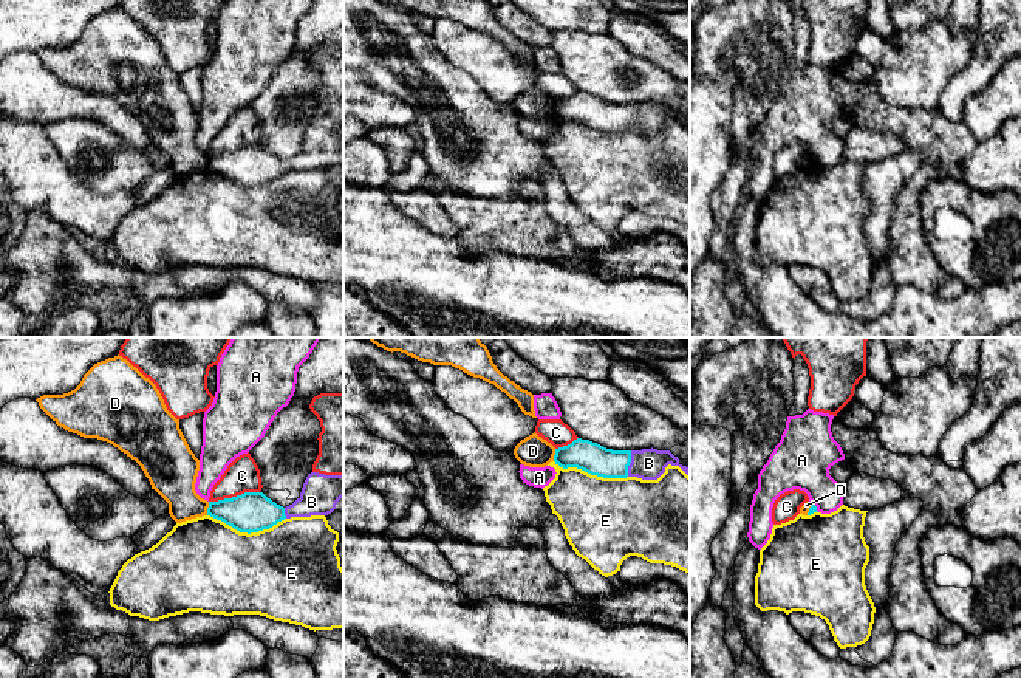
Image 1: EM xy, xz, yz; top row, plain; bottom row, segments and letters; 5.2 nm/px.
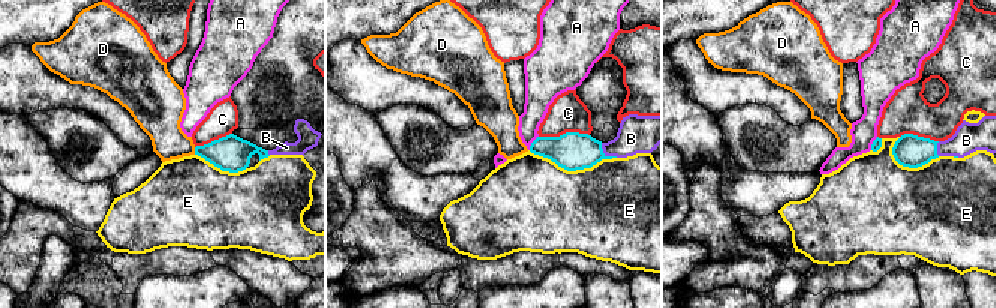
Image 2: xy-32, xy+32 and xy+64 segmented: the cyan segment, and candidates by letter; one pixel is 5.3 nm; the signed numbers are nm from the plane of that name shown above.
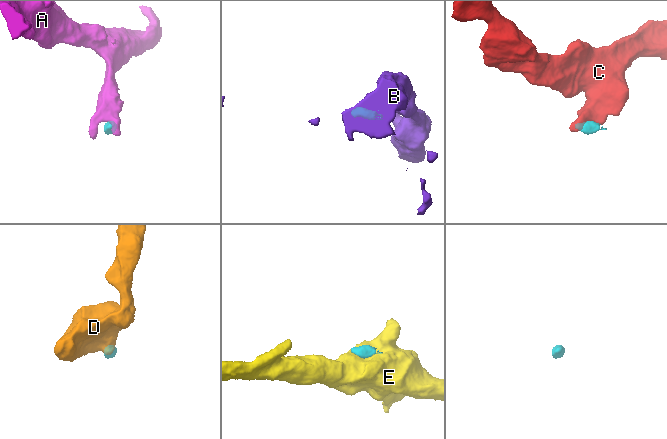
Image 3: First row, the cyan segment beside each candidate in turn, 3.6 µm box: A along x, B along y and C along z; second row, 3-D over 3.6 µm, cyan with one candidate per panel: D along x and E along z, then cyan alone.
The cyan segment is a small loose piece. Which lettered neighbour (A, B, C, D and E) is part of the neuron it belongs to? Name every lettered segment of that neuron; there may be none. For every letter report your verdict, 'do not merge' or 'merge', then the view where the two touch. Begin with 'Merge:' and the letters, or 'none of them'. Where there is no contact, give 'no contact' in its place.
Merge: B
A: do not merge; meets cyan in yz
B: merge; meets cyan in xz
C: do not merge; meets cyan in xy
D: do not merge; meets cyan in xy
E: do not merge; meets cyan in xy

